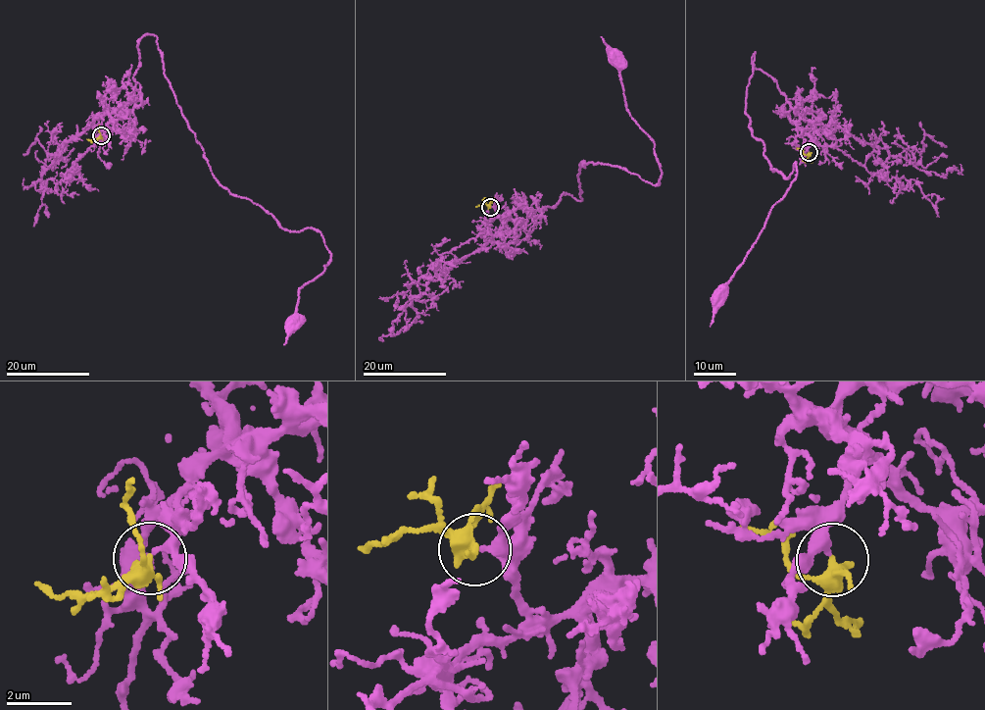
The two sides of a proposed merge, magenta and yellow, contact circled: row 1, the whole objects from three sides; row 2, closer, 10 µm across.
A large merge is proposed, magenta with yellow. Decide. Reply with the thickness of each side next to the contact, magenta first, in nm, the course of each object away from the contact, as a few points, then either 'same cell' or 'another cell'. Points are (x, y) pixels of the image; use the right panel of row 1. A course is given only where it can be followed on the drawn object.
240 nm thick on the magenta side, 380 nm on the other; magenta runs (809, 151), (755, 52), (749, 127), (773, 171), (787, 177), (795, 163), (795, 179), (721, 293); yellow runs (809, 152), (806, 155), (796, 147); same cell

